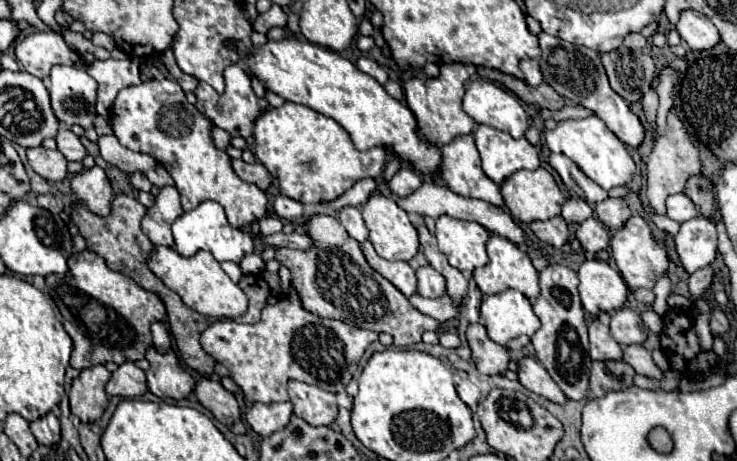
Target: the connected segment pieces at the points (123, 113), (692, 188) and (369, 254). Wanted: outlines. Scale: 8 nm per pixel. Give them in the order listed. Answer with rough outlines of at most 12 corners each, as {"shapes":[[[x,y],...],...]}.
{"shapes":[[[175,79],[121,89],[111,127],[153,155],[183,211],[211,199],[239,229],[265,191],[233,173]],[[697,175],[683,191],[701,215],[715,217],[713,183]],[[371,241],[361,249],[367,263],[403,295],[417,291],[415,269],[405,261],[387,261]]]}

